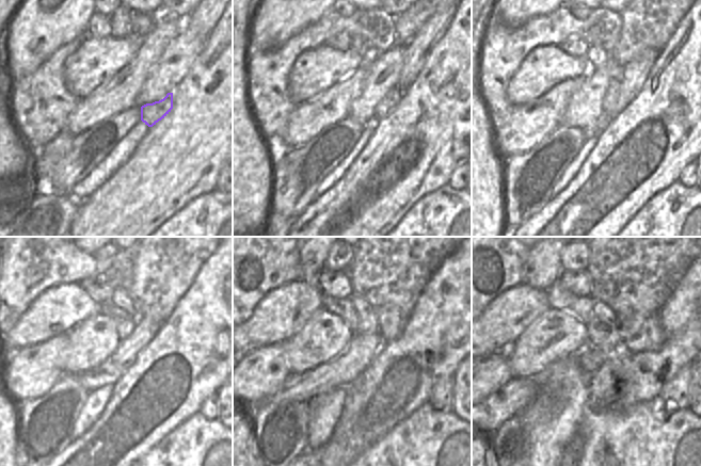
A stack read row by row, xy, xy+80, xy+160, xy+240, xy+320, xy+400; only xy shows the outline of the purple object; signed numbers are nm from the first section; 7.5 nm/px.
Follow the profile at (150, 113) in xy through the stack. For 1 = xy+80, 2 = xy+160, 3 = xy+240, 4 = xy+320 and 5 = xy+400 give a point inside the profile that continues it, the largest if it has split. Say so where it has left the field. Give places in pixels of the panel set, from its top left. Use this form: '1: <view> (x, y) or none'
1: xy+80 (393, 97)
2: xy+160 (614, 87)
3: xy+240 (125, 323)
4: xy+320 (344, 308)
5: xy+400 (558, 298)

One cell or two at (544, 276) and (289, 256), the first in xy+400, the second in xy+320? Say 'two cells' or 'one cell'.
two cells

